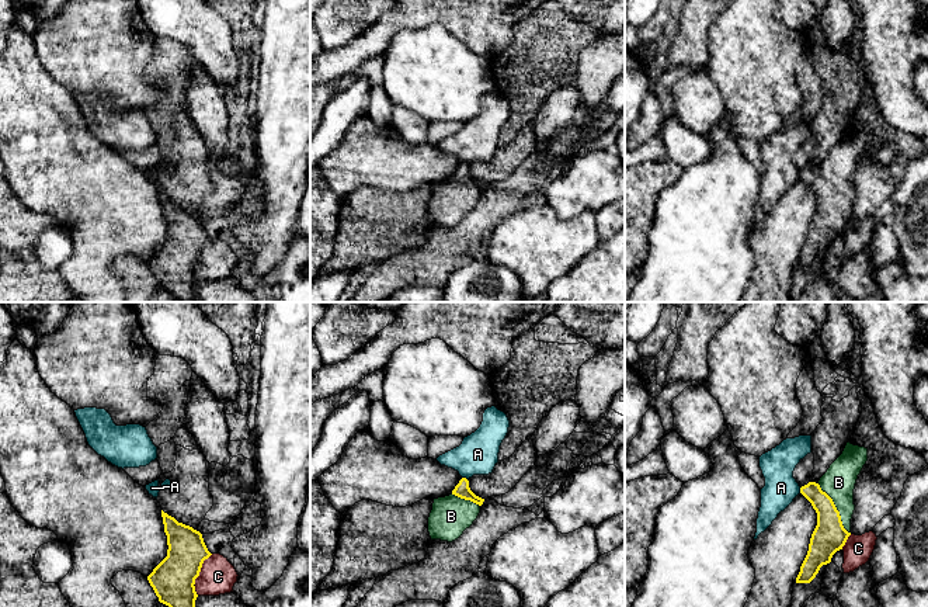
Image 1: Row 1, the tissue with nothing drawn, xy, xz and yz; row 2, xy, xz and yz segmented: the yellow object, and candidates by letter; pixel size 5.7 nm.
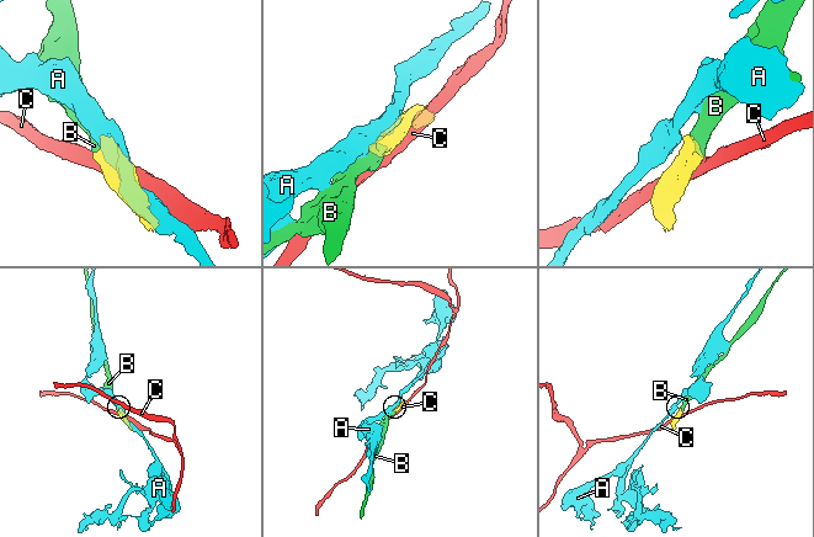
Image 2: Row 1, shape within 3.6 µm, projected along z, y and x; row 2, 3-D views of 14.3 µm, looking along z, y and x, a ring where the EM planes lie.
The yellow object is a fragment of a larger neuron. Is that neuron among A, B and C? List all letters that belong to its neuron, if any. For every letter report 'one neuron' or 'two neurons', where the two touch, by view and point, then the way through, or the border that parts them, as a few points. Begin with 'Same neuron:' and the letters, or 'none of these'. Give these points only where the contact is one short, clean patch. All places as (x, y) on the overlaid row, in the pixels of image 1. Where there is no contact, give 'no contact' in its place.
Same neuron: B
A: two neurons; meets yellow in xz at (465, 478); border along xz (462, 477), (466, 479)
B: one neuron; meets yellow in yz at (836, 509); runs through yz (829, 536), (833, 530), (836, 509), (836, 486), (838, 482)
C: two neurons; meets yellow in xy at (198, 573)

